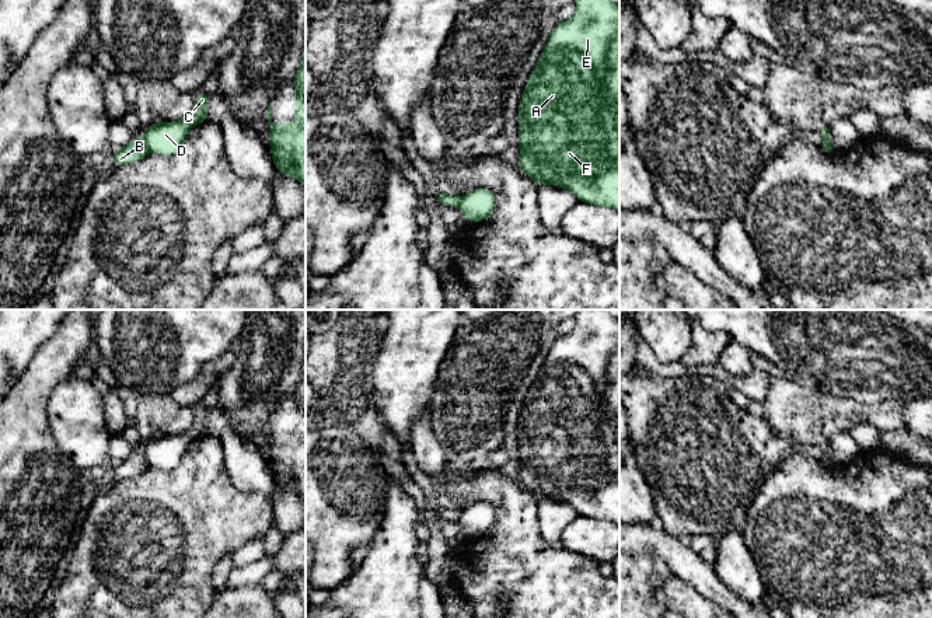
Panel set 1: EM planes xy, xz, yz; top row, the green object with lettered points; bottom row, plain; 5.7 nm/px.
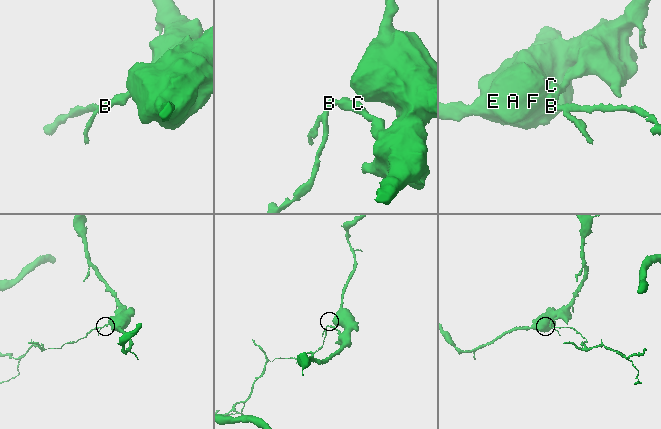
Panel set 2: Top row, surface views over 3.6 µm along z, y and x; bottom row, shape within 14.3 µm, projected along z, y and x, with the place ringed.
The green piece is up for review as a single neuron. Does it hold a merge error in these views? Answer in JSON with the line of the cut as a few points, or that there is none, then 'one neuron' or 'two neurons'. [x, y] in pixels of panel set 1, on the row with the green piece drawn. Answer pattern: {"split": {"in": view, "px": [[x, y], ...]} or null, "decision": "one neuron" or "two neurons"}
{"split": {"in": "xy", "px": [[142, 138], [149, 152]]}, "decision": "two neurons"}

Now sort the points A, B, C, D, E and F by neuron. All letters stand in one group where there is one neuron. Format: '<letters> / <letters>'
A C D E F / B

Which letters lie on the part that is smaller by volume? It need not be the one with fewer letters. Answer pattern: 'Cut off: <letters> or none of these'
Cut off: B

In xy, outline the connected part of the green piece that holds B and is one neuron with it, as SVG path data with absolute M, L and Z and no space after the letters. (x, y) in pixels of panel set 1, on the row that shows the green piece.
M143 137L129 142L126 146L119 147L116 153L112 154L112 165L126 165L139 163L149 149Z

